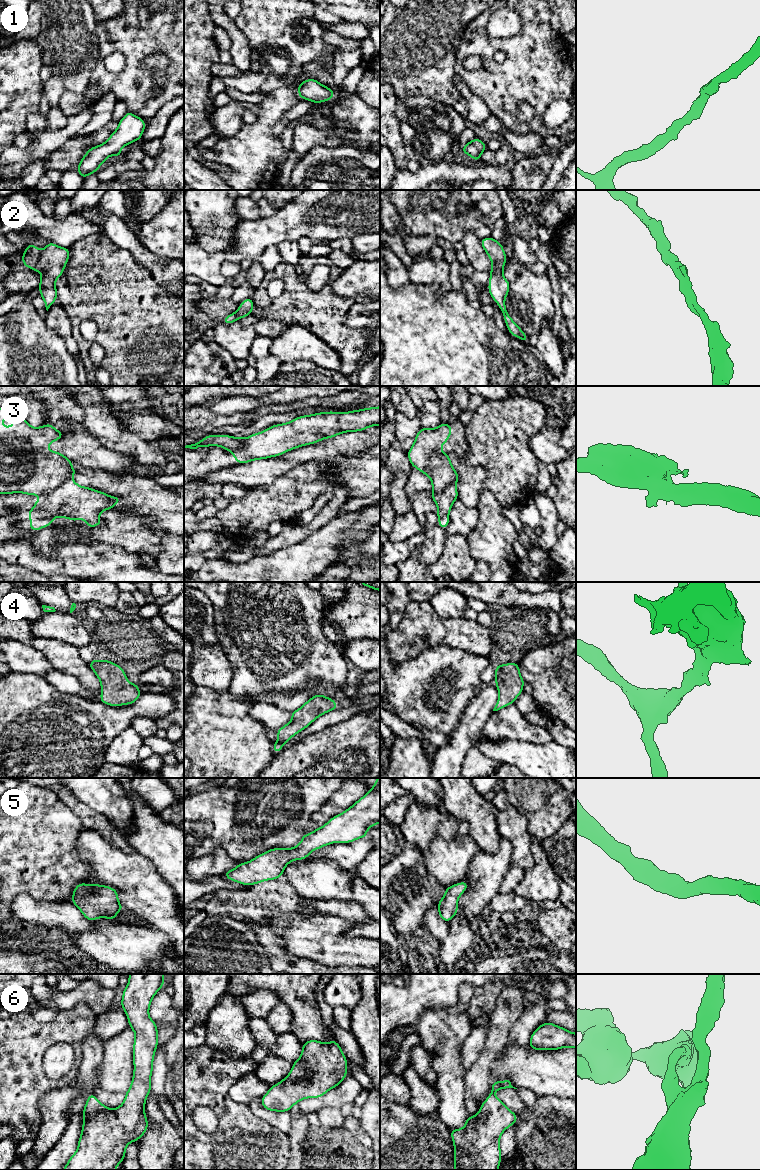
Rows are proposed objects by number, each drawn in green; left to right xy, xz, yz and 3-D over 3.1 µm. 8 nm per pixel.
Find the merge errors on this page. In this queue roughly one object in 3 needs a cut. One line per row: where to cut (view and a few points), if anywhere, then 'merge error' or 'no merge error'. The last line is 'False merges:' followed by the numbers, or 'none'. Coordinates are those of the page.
1: no cut | no merge error
2: no cut | no merge error
3: xy (71, 478), (40, 495) | merge error
4: no cut | no merge error
5: no cut | no merge error
6: no cut | no merge error
False merges: 3

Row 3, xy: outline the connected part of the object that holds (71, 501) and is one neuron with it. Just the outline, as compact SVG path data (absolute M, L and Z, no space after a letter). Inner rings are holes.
M72 479L49 493L40 495L34 508L28 510L30 530L38 531L51 526L55 517L71 521L83 519L86 526L93 528L102 525L99 515L121 502L119 497L110 496L102 491L78 485Z

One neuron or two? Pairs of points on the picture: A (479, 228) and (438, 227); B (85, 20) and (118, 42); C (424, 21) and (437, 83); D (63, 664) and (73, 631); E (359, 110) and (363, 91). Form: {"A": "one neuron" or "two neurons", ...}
{"A": "one neuron", "B": "two neurons", "C": "one neuron", "D": "two neurons", "E": "two neurons"}

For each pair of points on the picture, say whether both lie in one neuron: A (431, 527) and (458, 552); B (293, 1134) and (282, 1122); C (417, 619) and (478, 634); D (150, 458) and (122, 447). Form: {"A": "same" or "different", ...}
{"A": "different", "B": "different", "C": "same", "D": "same"}

